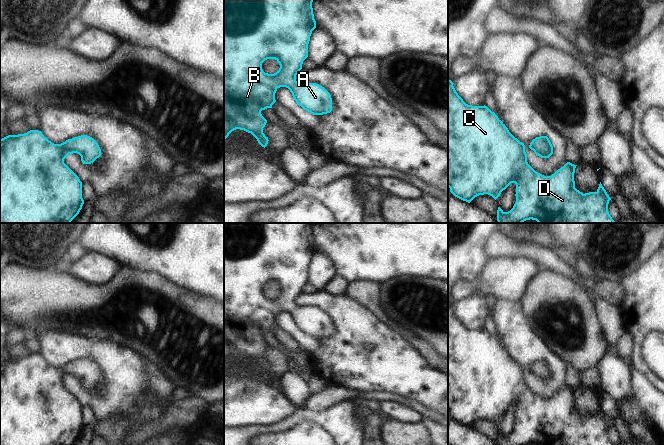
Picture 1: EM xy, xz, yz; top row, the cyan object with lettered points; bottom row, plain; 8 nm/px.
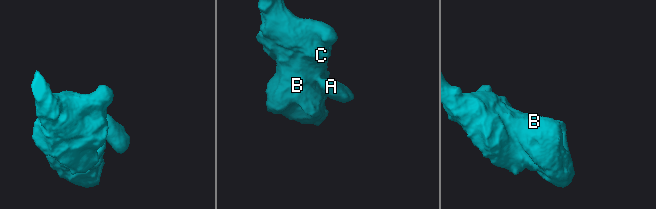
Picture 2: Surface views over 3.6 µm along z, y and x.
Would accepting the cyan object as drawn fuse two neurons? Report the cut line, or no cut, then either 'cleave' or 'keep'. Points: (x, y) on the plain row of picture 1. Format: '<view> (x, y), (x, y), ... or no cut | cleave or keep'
no cut | keep

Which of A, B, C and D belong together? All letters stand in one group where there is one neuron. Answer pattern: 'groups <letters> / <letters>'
groups A B C D

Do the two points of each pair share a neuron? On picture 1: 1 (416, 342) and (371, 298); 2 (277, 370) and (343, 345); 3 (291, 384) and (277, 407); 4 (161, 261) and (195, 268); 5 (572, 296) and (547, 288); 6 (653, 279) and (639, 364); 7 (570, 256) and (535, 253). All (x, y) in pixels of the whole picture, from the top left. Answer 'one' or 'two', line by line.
1: one
2: two
3: two
4: one
5: one
6: one
7: two

